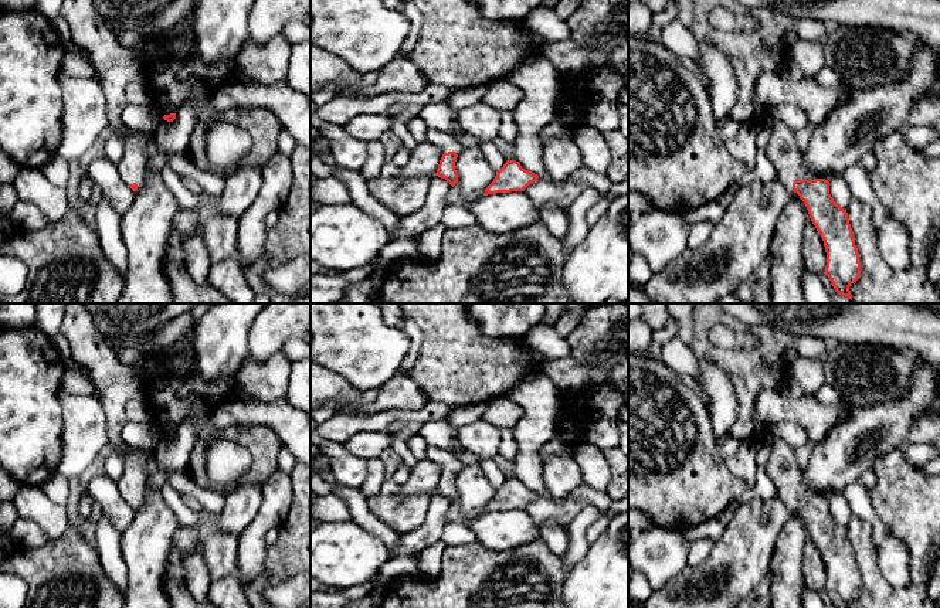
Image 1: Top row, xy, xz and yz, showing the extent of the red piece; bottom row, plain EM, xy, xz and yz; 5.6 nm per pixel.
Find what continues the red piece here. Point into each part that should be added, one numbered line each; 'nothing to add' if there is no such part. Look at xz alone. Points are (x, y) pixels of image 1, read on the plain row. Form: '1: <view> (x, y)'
1: xz (445, 461)

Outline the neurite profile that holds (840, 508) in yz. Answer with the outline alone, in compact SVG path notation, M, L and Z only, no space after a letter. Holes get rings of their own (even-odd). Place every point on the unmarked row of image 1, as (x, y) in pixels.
M842 495L829 499L829 512L844 527L848 527L849 520L854 517L851 506Z

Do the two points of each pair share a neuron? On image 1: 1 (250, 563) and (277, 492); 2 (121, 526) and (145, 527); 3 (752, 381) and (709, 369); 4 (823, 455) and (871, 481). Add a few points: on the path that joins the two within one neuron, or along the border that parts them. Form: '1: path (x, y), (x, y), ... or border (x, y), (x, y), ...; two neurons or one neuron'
1: path (251, 546), (255, 530), (274, 509); one neuron
2: border (138, 509), (133, 520), (122, 533); two neurons
3: border (733, 386), (737, 394), (737, 418); two neurons
4: border (872, 468), (868, 468), (858, 478); two neurons

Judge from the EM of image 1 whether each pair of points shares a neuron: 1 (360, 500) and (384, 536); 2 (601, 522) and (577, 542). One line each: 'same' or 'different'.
1: same
2: different

